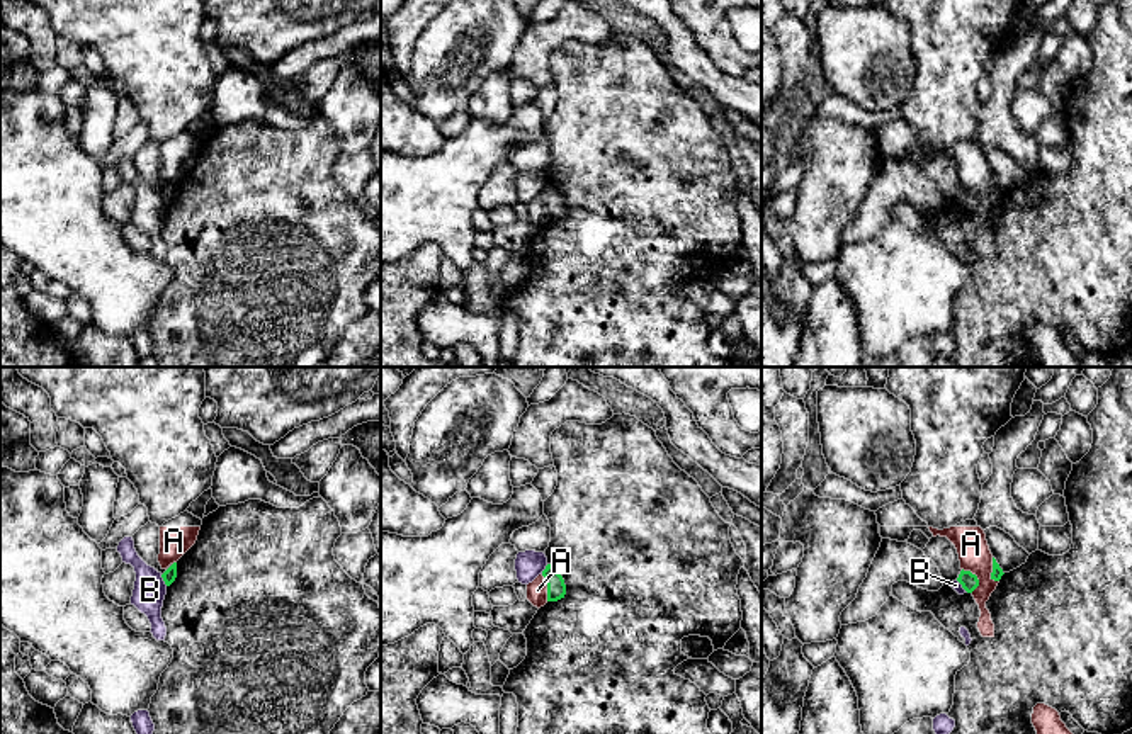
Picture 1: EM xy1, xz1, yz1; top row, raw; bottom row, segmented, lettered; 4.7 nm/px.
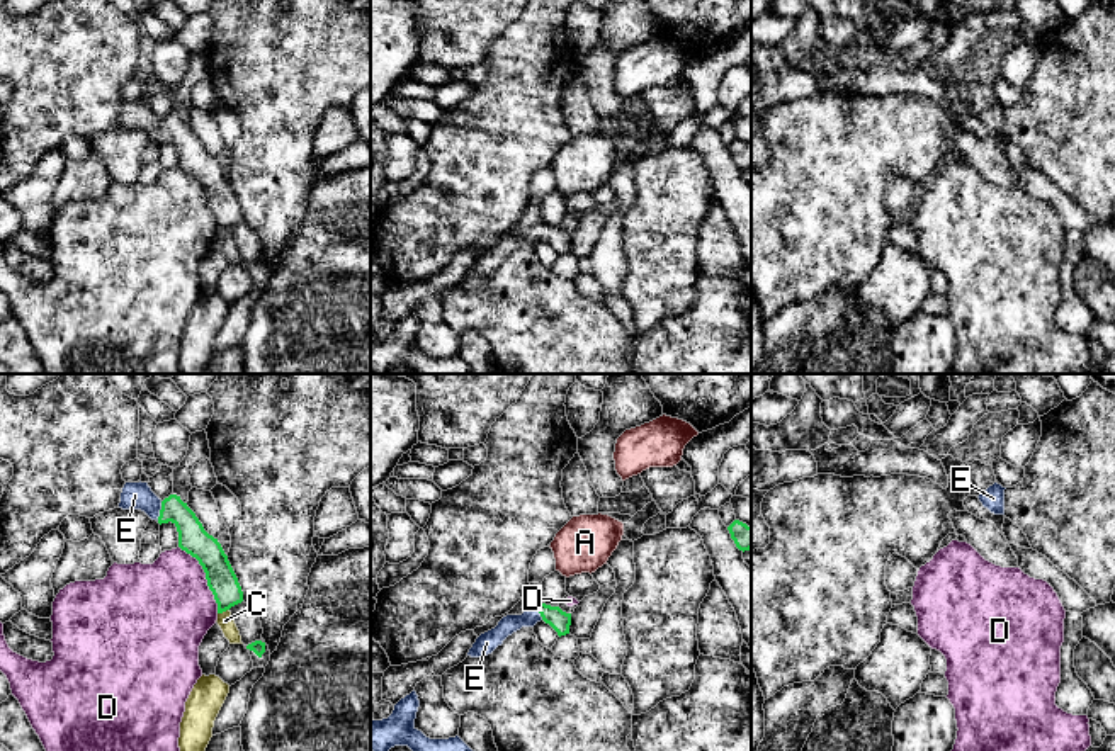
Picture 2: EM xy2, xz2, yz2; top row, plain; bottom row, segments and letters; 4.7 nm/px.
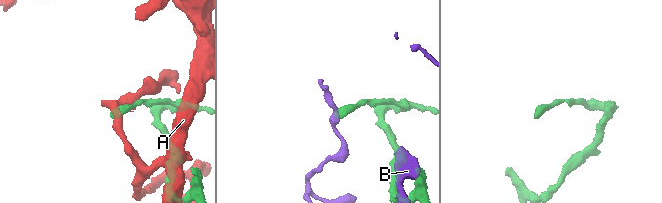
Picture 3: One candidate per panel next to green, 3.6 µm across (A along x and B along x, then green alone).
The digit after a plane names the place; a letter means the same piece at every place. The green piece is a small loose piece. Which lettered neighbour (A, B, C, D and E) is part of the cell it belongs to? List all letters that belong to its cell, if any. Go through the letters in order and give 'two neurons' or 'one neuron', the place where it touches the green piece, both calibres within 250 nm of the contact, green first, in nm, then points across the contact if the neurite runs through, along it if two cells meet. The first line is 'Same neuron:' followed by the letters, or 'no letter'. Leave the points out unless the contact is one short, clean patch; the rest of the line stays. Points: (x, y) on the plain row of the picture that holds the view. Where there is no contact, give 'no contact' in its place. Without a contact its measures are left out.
Same neuron: E
A: two neurons; contact yz1 (976, 197); calibres 90 and 150 nm
B: two neurons; contact xy1 (164, 199); calibres 70 and 150 nm; border xy1 (160, 194), (167, 204)
C: two neurons; contact xy2 (223, 230); calibres 140 and 80 nm
D: two neurons; contact xy2 (206, 197); calibres 140 and 440 nm
E: one neuron; contact xy2 (160, 131); calibres 140 and 130 nm; way xy2 (192, 157), (172, 131), (160, 131), (135, 114)

